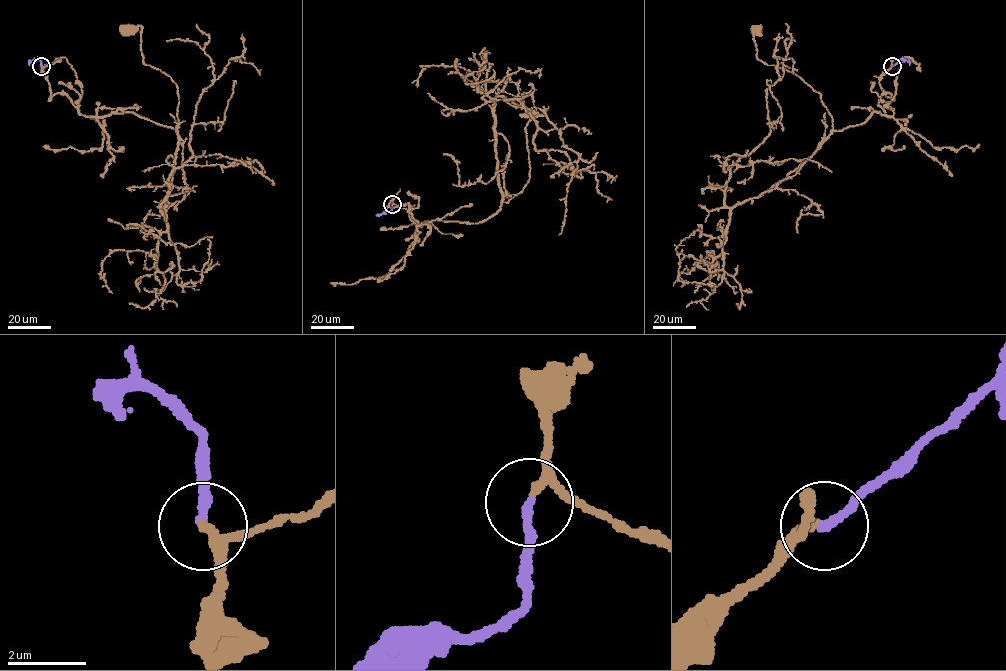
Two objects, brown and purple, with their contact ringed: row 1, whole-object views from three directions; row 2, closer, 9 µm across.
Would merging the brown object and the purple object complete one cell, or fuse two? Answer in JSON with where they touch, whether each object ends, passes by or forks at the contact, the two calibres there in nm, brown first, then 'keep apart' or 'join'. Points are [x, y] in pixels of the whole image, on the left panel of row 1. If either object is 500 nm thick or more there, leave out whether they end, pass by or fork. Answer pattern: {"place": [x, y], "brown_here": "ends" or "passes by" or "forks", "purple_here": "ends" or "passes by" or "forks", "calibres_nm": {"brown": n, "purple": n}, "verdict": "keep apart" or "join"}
{"place": [41, 66], "brown_here": "passes by", "purple_here": "ends", "calibres_nm": {"brown": 150, "purple": 240}, "verdict": "join"}

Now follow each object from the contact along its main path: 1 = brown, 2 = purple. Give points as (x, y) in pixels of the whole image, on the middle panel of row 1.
1: (392, 204), (420, 224), (496, 214), (528, 181), (531, 115)
2: (392, 204), (389, 211), (377, 215)

